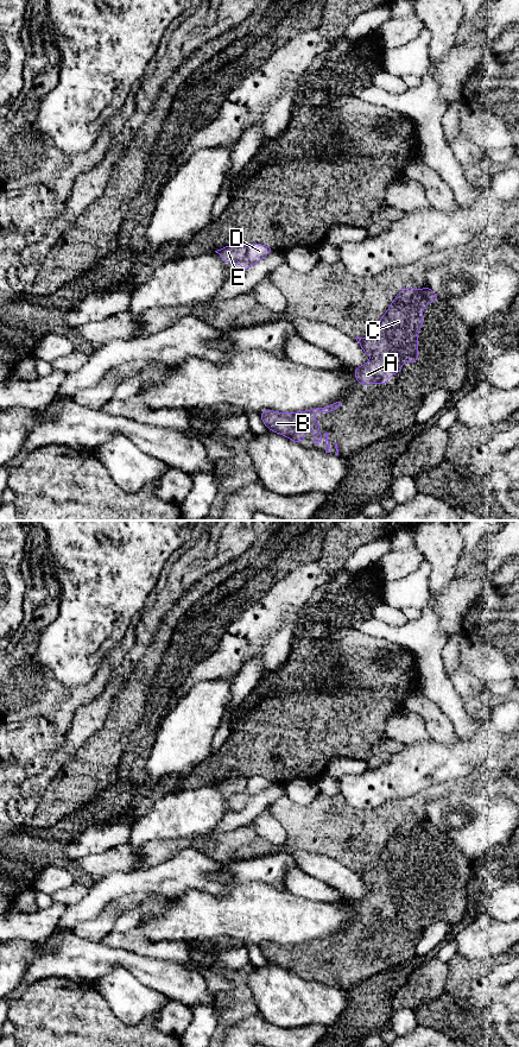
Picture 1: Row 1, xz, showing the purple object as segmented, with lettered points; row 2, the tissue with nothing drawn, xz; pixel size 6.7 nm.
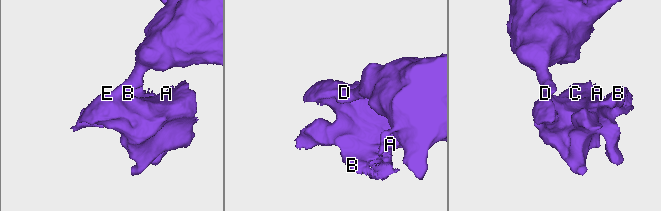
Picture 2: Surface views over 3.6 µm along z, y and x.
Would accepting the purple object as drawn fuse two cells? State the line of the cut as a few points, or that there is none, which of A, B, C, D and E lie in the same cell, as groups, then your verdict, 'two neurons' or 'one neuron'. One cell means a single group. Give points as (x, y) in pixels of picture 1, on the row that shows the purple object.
xz (248, 245), (246, 256), (239, 263) | A B C E / D | two neurons

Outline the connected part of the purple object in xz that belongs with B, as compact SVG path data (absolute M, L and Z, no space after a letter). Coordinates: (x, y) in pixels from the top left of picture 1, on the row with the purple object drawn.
M341 402L325 405L317 409L298 411L298 412L278 412L265 409L260 412L260 417L268 430L278 433L299 444L304 442L304 430L314 430L314 448L318 448L321 443L321 421L314 420L315 412L334 412L341 406Z

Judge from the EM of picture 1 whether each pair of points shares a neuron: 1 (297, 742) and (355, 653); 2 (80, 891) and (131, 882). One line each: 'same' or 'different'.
1: same
2: different

